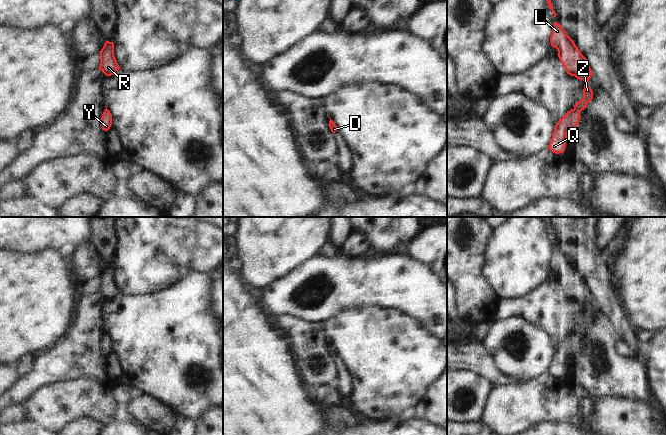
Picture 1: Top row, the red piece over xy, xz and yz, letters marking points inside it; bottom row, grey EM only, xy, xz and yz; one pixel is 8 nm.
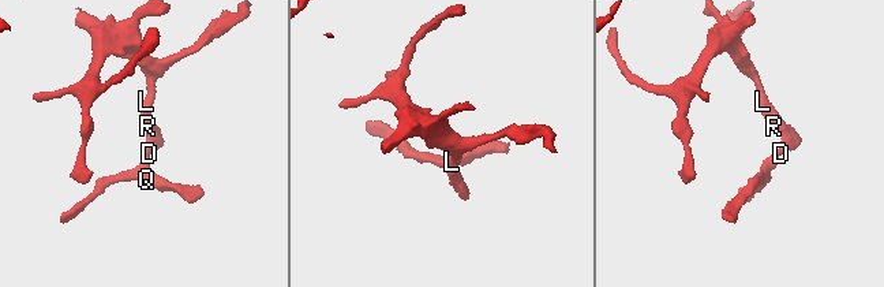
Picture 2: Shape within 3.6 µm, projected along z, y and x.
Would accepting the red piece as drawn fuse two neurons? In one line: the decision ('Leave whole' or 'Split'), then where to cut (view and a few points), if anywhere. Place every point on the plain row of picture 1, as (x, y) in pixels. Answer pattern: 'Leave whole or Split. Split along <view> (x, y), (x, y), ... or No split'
Leave whole. No split.

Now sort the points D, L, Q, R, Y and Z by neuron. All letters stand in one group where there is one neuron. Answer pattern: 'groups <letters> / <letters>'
groups D L Q R Y Z

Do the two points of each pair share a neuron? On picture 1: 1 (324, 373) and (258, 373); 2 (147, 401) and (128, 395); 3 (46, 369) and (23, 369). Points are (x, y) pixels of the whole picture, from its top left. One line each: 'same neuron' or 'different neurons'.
1: different neurons
2: different neurons
3: different neurons

